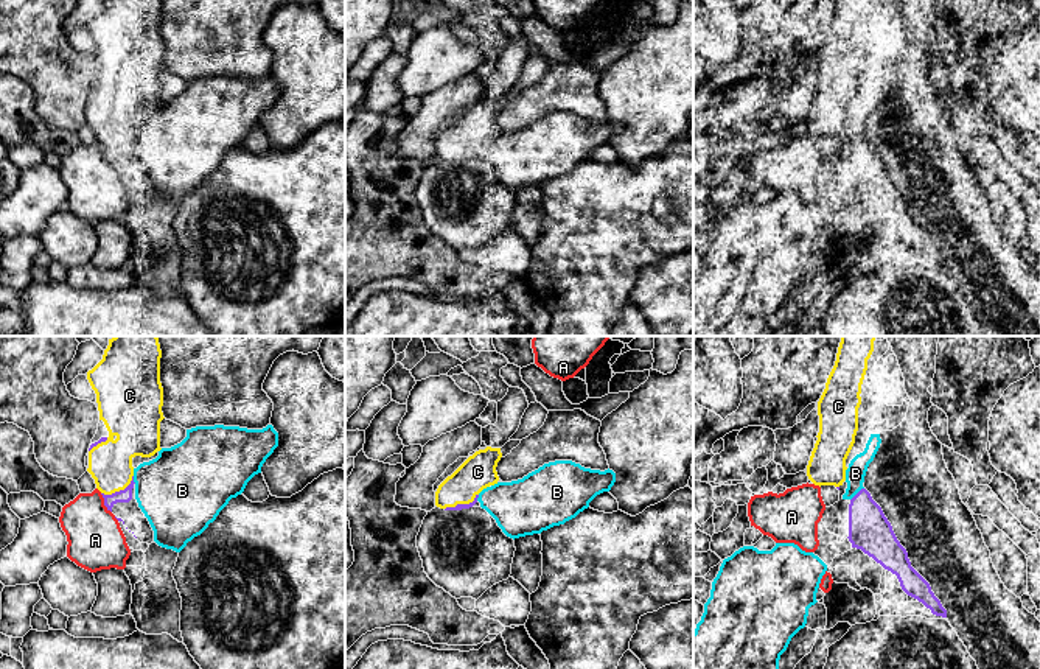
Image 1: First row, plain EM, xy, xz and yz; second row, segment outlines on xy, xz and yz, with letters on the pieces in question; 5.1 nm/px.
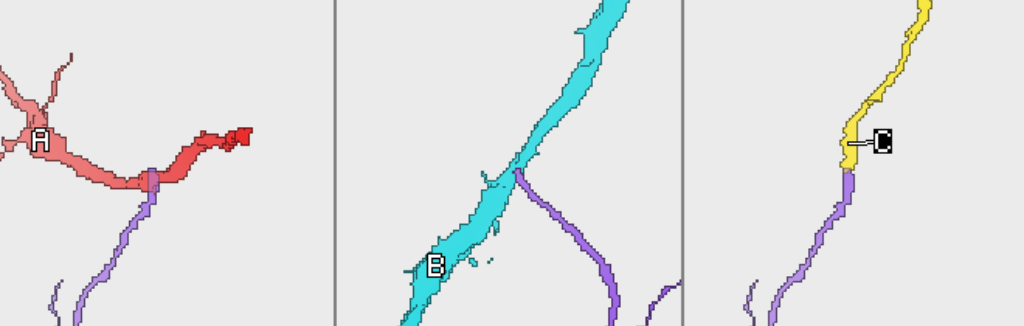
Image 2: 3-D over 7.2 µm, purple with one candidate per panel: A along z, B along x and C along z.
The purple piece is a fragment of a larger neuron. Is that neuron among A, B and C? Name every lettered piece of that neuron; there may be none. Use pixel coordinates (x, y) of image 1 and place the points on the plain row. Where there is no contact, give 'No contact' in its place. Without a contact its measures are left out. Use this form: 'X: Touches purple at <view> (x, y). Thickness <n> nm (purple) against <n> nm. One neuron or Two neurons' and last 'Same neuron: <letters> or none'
A: Touches purple at xy (104, 154). Thickness 70 nm (purple) against 280 nm. Two neurons
B: Touches purple at yz (857, 145). Thickness 220 nm (purple) against 100 nm. Two neurons
C: Touches purple at xy (120, 142). Thickness 70 nm (purple) against 220 nm. One neuron
Same neuron: C

